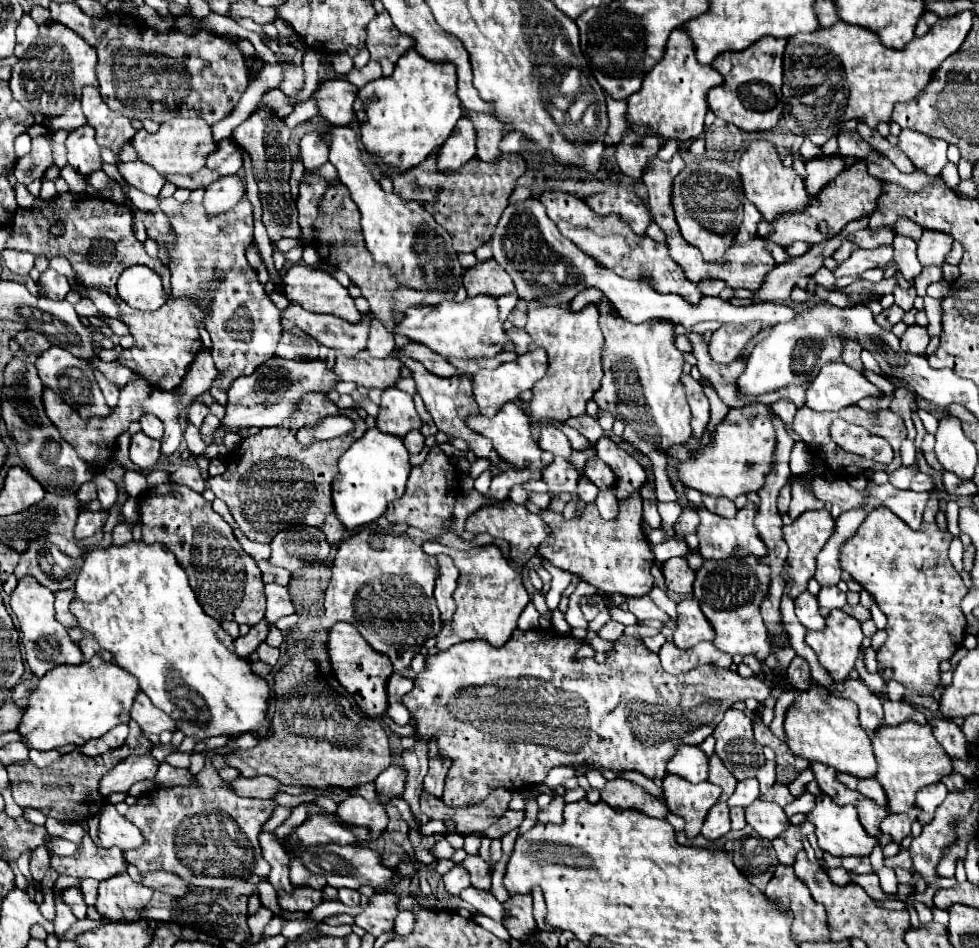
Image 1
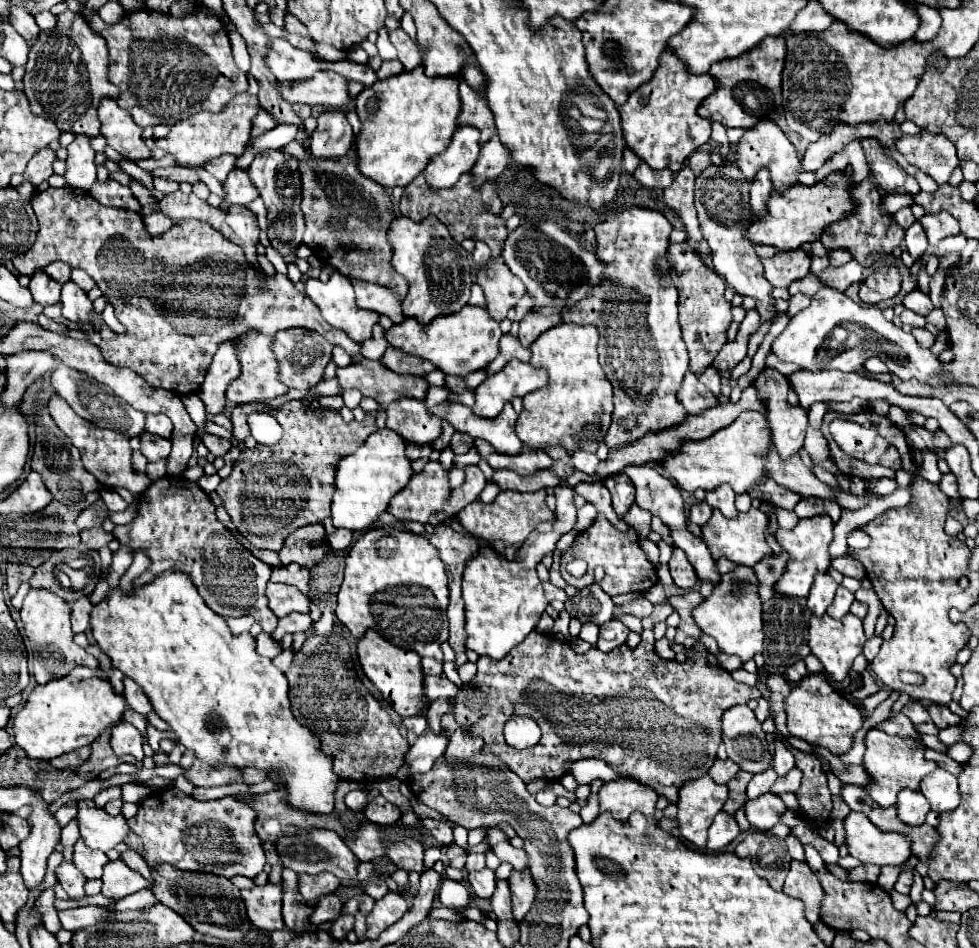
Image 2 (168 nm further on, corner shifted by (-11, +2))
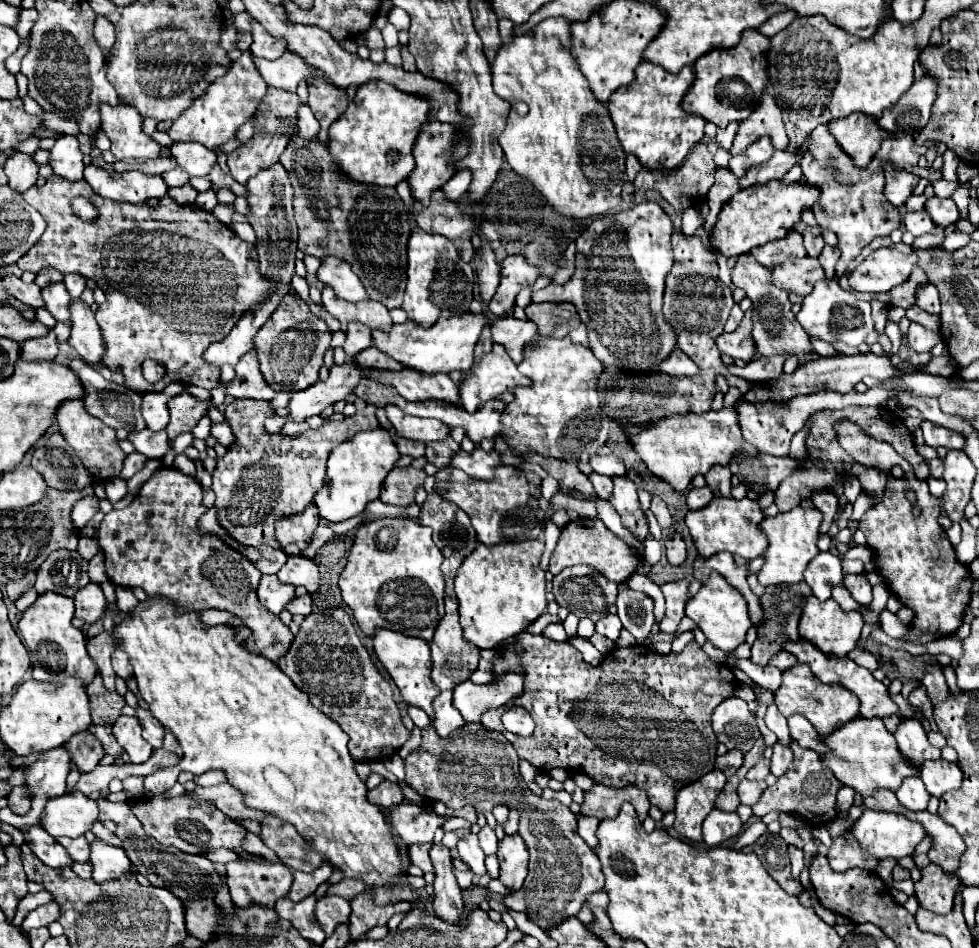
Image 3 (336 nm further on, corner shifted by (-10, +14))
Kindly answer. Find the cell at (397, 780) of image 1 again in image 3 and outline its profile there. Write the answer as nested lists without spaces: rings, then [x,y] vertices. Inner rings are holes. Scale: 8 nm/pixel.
[[[442,692],[436,700],[434,700],[434,720],[432,720],[432,728],[442,736],[450,736],[450,732],[454,732],[456,728],[464,726],[464,718],[460,716],[460,712],[456,712],[456,708],[452,706],[452,692]]]

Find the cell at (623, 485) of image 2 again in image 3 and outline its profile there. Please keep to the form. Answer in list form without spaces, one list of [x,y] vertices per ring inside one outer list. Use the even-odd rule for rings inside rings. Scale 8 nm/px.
[[[612,476],[614,482],[614,492],[610,496],[612,506],[620,514],[624,526],[634,532],[640,540],[648,536],[648,526],[644,520],[644,512],[638,506],[638,494],[636,494],[636,484],[628,476]]]

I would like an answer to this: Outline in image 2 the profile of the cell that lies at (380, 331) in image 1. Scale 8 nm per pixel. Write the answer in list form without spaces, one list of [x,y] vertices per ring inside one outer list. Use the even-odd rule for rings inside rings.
[[[377,324],[375,328],[373,328],[373,336],[369,338],[369,340],[365,340],[365,342],[361,342],[361,356],[363,358],[367,358],[367,360],[381,360],[381,356],[383,356],[383,352],[387,350],[387,346],[385,346],[385,330]]]

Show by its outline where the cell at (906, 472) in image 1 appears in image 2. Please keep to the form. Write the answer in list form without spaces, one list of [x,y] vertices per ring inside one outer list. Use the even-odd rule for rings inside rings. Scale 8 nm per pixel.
[[[879,478],[879,480],[867,480],[865,482],[865,492],[877,494],[877,496],[889,496],[895,490],[895,480],[889,478]]]

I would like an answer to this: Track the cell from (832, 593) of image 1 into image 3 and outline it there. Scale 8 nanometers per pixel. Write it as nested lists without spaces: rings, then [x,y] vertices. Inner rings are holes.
[[[838,584],[834,590],[832,590],[832,598],[844,608],[844,610],[858,610],[860,604],[850,596],[850,592],[844,588],[844,584]]]

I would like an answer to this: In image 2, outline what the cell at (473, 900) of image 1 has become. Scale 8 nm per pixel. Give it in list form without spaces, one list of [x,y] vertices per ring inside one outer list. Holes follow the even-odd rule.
[[[489,868],[483,870],[473,870],[467,876],[467,882],[471,886],[471,890],[475,890],[477,898],[491,898],[493,896],[493,888],[495,888],[495,872]]]

